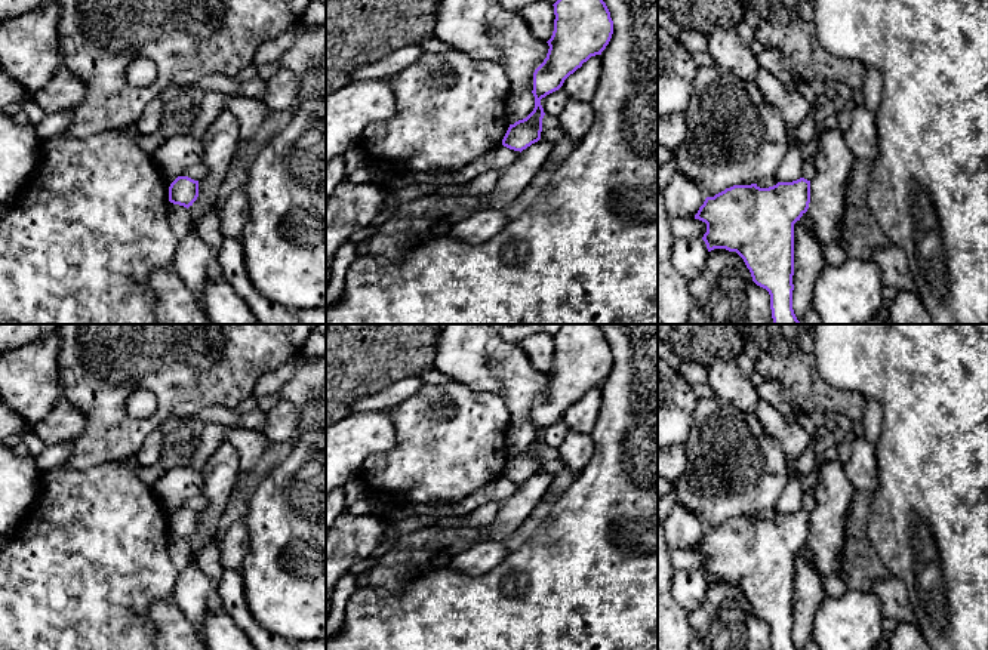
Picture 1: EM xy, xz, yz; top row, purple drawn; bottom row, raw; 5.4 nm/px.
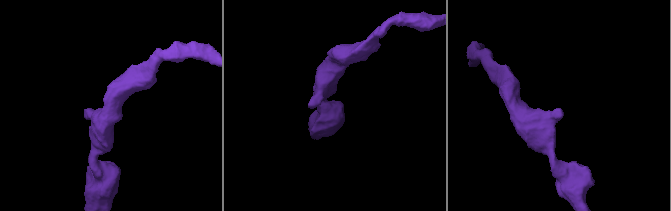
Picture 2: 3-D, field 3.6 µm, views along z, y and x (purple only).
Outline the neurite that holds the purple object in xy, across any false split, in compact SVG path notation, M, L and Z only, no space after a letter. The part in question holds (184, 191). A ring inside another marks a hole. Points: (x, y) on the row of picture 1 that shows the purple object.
M178 176L169 187L169 201L184 207L193 206L198 197L198 181Z

